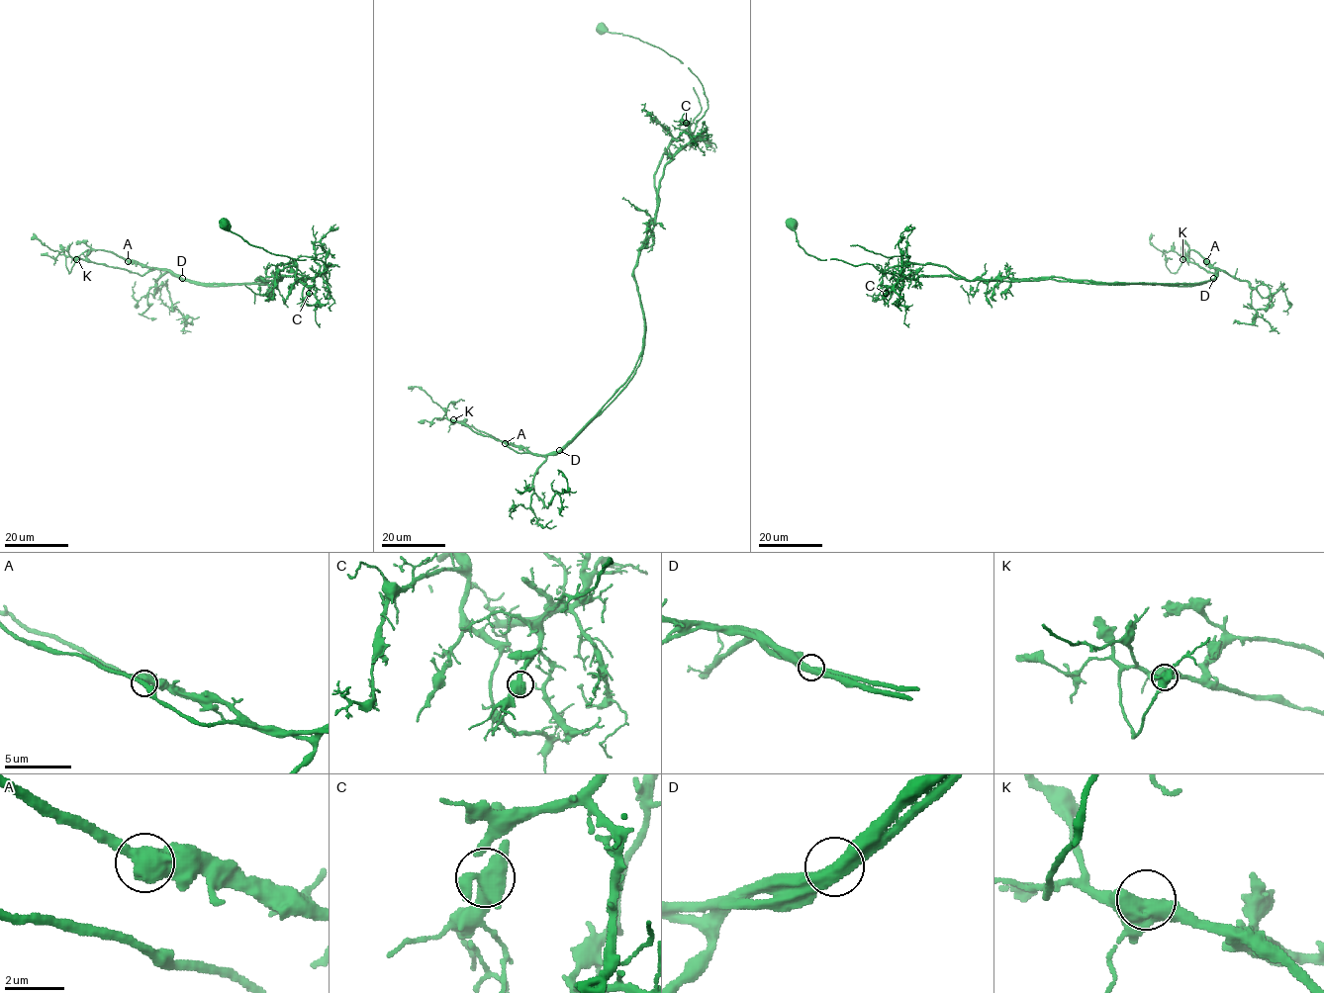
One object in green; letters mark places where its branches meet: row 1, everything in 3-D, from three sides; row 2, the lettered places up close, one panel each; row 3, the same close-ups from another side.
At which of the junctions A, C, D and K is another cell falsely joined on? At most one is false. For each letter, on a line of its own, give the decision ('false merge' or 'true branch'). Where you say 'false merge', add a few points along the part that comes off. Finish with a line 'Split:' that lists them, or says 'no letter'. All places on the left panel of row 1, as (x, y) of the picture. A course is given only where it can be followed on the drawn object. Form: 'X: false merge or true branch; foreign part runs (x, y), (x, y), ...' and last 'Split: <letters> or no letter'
A: true branch
C: true branch
D: false merge; foreign part runs (182, 278), (265, 284), (256, 281), (281, 280), (277, 265), (293, 262), (320, 323)
K: true branch
Split: D

